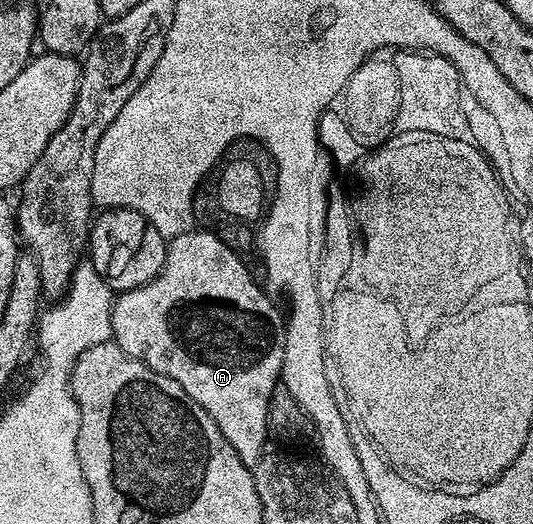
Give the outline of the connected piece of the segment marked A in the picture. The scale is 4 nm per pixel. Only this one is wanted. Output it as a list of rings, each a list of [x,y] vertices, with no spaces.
[[[190,230],[172,237],[165,249],[165,261],[151,282],[120,293],[113,301],[112,339],[125,355],[143,362],[151,370],[179,382],[183,390],[223,430],[235,454],[247,465],[255,465],[266,455],[265,439],[271,435],[269,403],[281,378],[285,349],[285,317],[266,296],[260,283],[253,281],[249,268],[238,253],[214,232]]]

